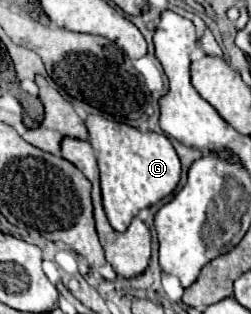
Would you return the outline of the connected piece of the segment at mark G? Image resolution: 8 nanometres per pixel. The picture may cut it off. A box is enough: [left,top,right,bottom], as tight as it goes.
[85,115,181,231]

